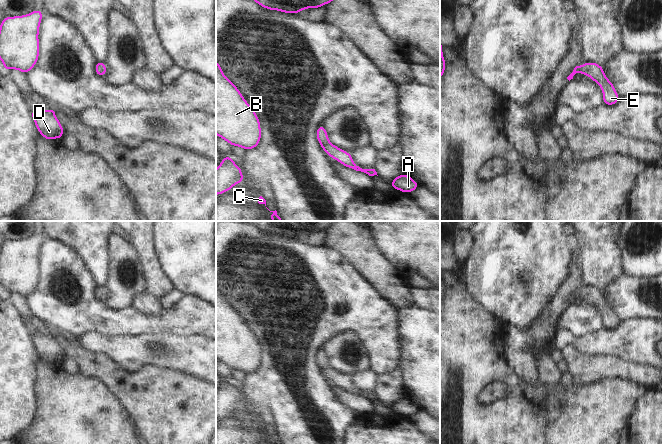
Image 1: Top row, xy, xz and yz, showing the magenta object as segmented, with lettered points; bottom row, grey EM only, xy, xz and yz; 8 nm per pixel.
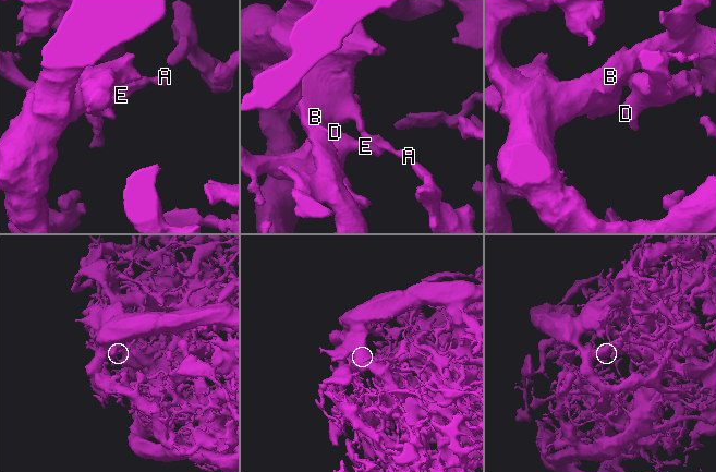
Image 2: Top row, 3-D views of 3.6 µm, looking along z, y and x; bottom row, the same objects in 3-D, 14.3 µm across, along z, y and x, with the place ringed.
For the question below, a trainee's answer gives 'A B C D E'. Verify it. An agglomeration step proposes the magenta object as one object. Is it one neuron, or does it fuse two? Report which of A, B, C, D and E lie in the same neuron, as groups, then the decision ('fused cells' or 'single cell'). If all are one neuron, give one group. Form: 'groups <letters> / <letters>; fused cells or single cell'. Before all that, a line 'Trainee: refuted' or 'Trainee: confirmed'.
Trainee: confirmed
groups A B C D E; single cell

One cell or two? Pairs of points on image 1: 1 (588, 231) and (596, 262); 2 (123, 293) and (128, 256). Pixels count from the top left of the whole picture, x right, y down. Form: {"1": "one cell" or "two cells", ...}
{"1": "one cell", "2": "one cell"}

